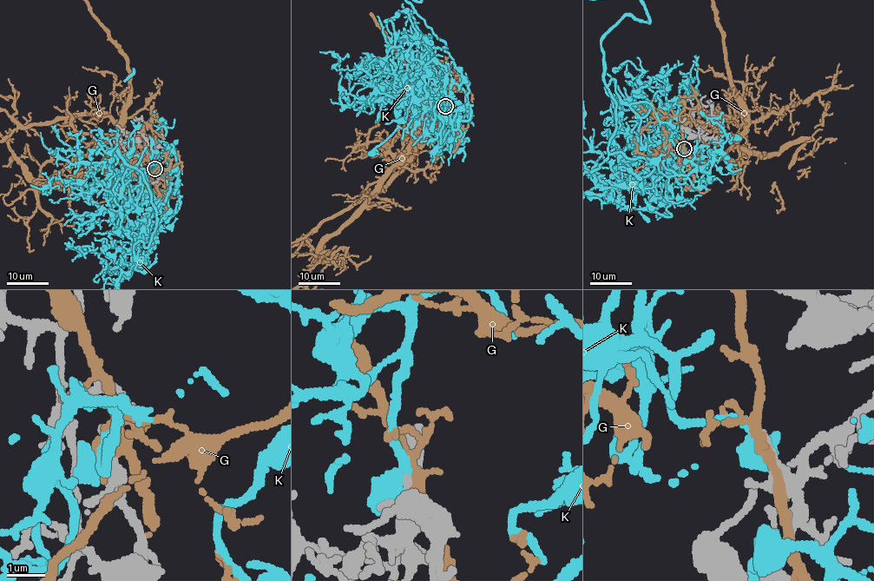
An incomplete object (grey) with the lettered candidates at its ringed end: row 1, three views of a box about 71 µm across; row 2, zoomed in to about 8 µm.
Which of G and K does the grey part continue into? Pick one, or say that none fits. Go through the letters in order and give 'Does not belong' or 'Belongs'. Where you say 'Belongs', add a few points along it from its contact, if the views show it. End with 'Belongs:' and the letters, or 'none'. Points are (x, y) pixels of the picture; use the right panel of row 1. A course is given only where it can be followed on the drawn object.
G: Does not belong
K: Belongs
Belongs: K

